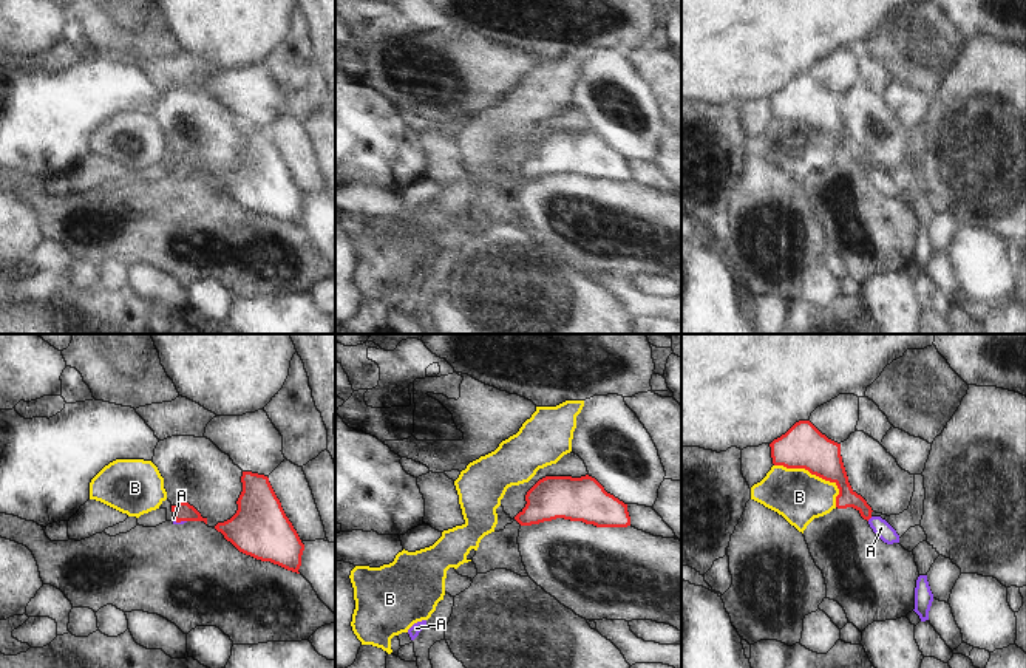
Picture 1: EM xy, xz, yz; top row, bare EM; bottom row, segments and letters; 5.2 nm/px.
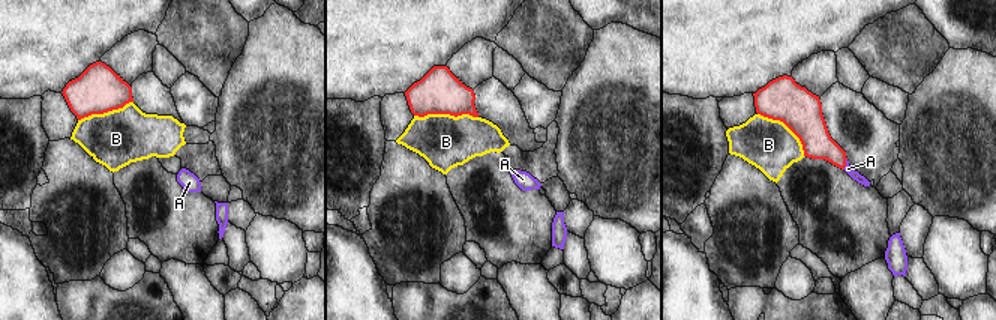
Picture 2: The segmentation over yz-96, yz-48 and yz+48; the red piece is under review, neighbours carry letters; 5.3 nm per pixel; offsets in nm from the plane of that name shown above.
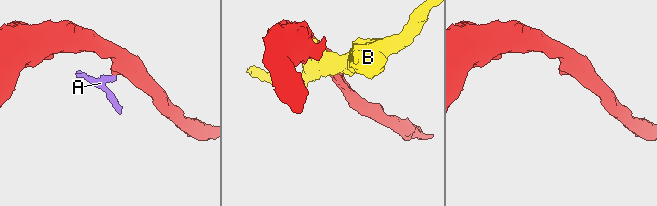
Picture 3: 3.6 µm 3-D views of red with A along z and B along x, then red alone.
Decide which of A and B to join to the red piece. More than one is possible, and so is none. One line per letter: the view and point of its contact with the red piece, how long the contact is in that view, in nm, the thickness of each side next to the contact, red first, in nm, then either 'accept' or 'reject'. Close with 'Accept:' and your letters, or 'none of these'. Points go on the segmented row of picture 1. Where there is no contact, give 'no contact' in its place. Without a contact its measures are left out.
A: yz (869, 518) | 40 nm | 100/90 nm | accept
B: yz (816, 475) | 400 nm | 220/280 nm | reject
Accept: A

